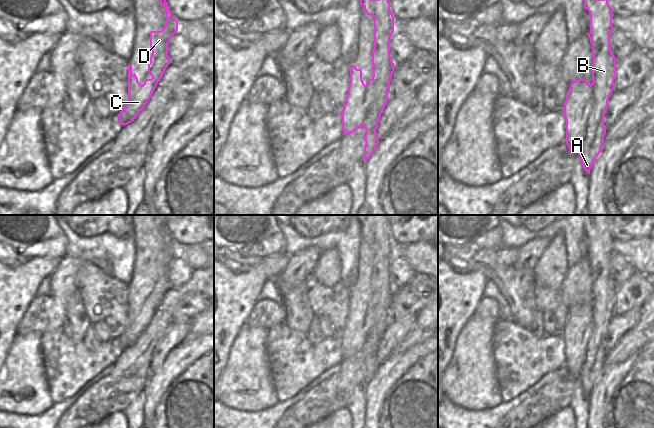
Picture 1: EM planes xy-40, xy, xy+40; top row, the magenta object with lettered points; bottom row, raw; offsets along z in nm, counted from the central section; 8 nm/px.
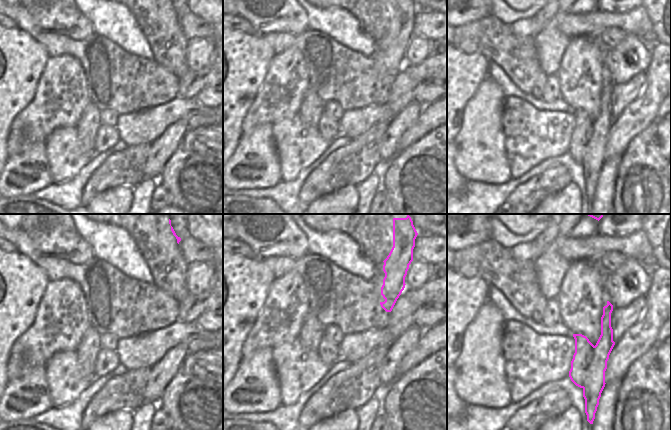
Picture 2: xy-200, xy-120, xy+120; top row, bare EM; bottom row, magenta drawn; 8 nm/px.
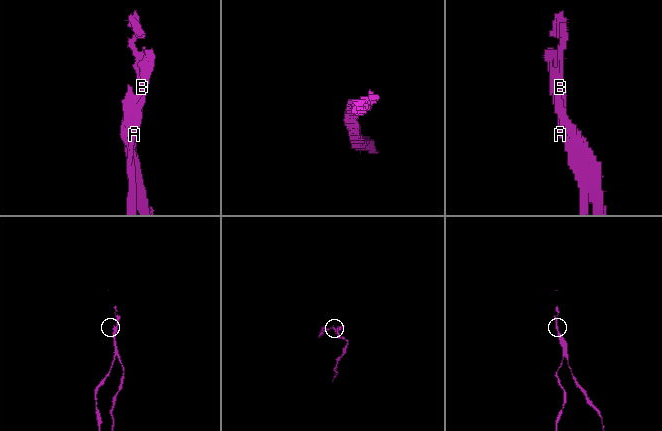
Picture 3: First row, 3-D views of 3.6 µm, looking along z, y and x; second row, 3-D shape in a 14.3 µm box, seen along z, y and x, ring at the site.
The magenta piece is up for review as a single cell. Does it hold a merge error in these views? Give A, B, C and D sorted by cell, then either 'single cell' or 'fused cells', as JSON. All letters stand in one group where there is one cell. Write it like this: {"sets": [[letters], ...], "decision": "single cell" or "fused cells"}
{"sets": [["A", "B"], ["C", "D"]], "decision": "fused cells"}

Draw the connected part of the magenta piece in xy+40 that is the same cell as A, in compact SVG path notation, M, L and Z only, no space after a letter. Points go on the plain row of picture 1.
M607 269L599 275L592 275L592 305L594 307L594 330L586 352L586 362L578 379L584 394L590 394L602 374L606 350L604 340L608 324L614 313L616 282Z

